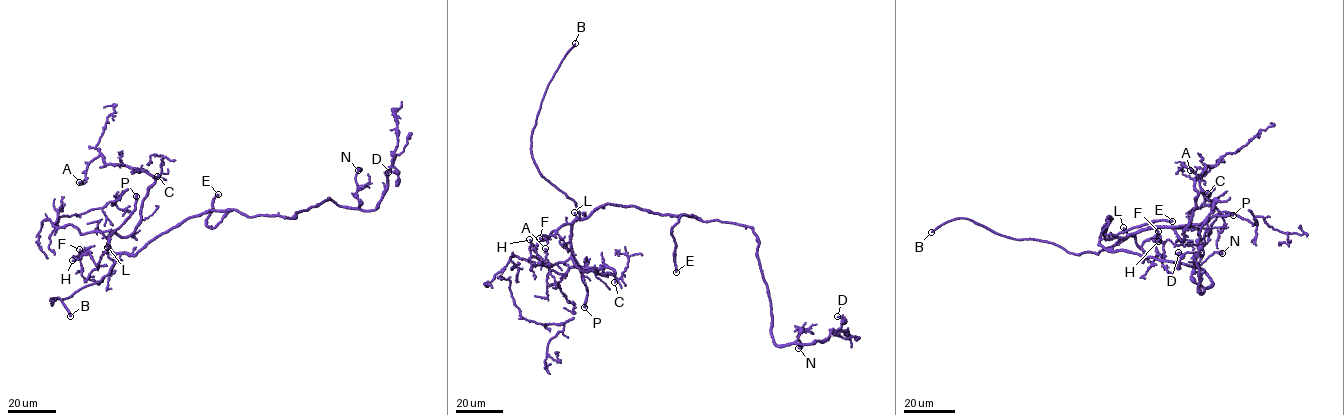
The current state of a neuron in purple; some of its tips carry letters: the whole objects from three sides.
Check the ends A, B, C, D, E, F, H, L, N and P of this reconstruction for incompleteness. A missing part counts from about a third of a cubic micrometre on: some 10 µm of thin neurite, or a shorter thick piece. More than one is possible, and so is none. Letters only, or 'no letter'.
E, H, P

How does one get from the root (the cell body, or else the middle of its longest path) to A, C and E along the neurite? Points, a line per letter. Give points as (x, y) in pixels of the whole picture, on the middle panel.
A: (651, 212), (608, 203), (573, 223), (577, 266), (613, 275), (602, 266), (557, 273), (547, 266), (545, 248)
C: (651, 212), (637, 206), (608, 203), (573, 223), (571, 247), (576, 264), (584, 271), (613, 275), (614, 282)
E: (651, 212), (695, 216), (698, 219), (682, 214), (672, 229), (676, 272)

